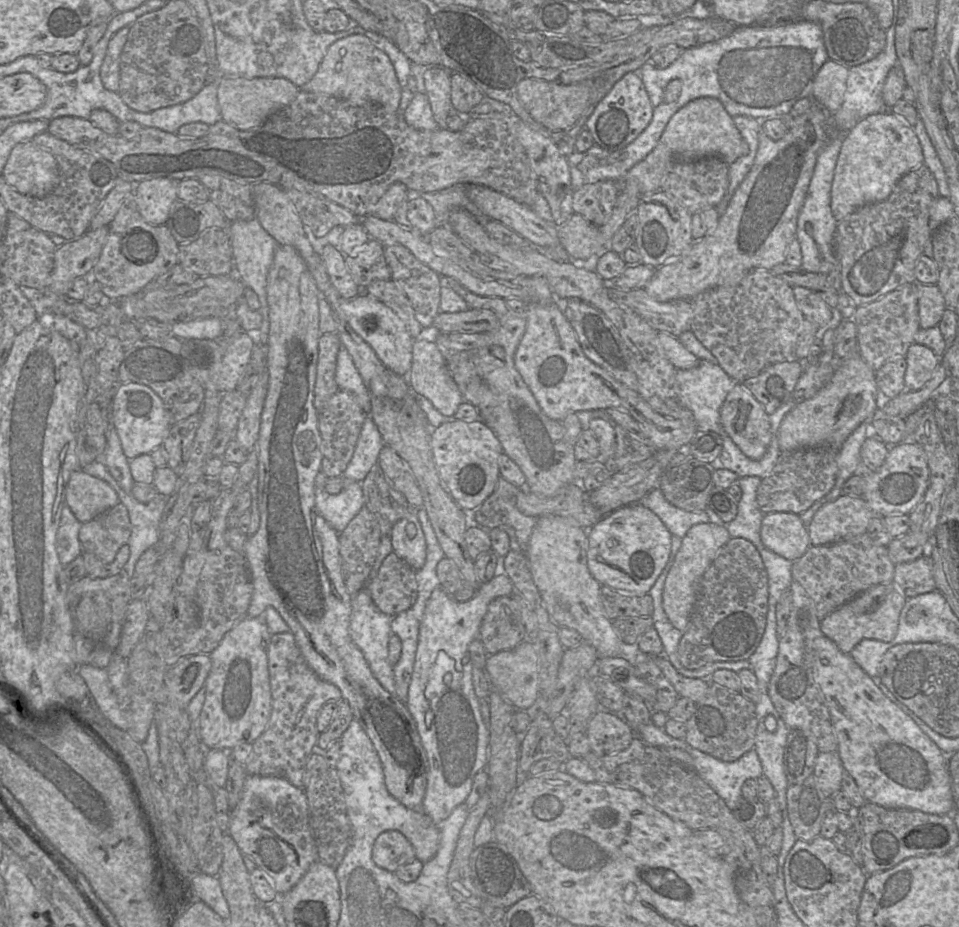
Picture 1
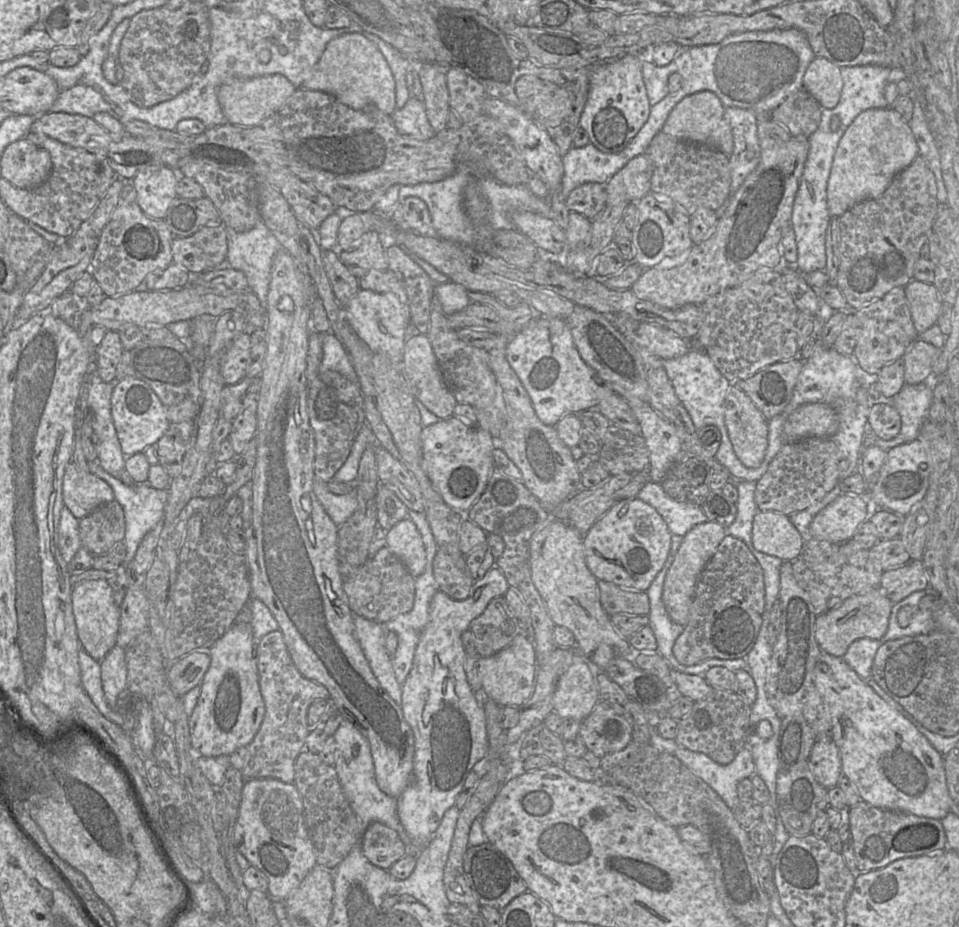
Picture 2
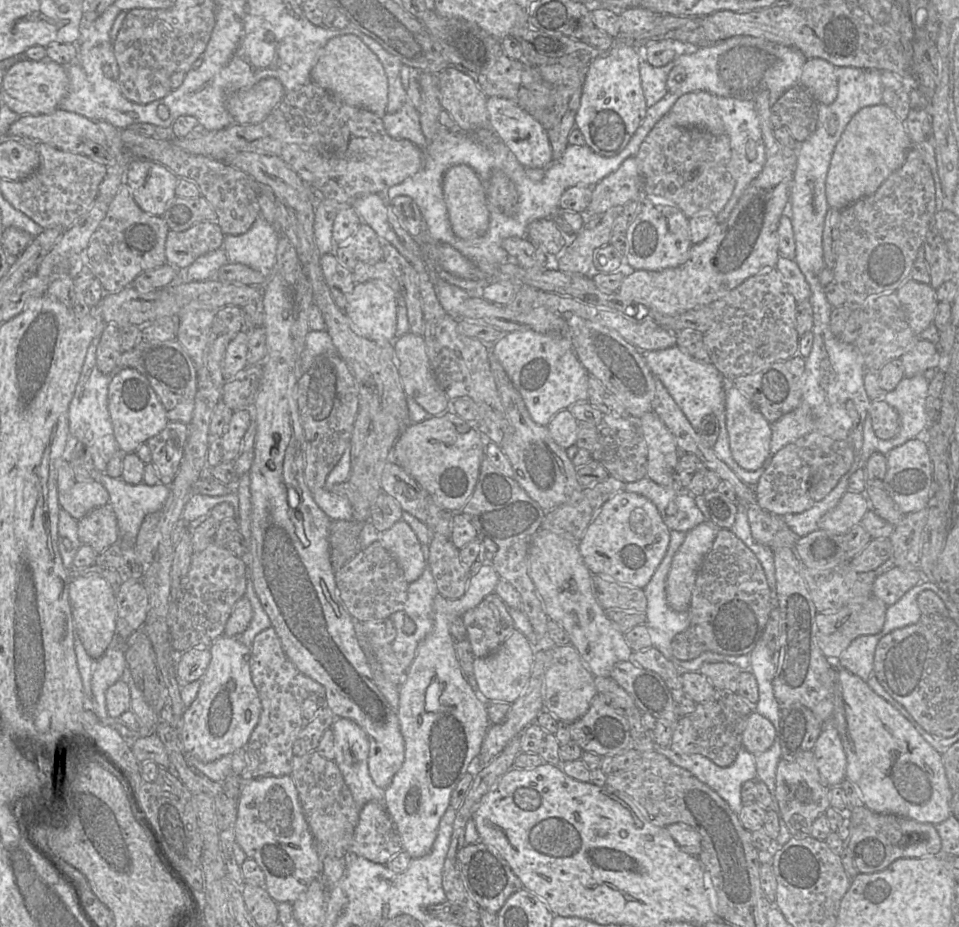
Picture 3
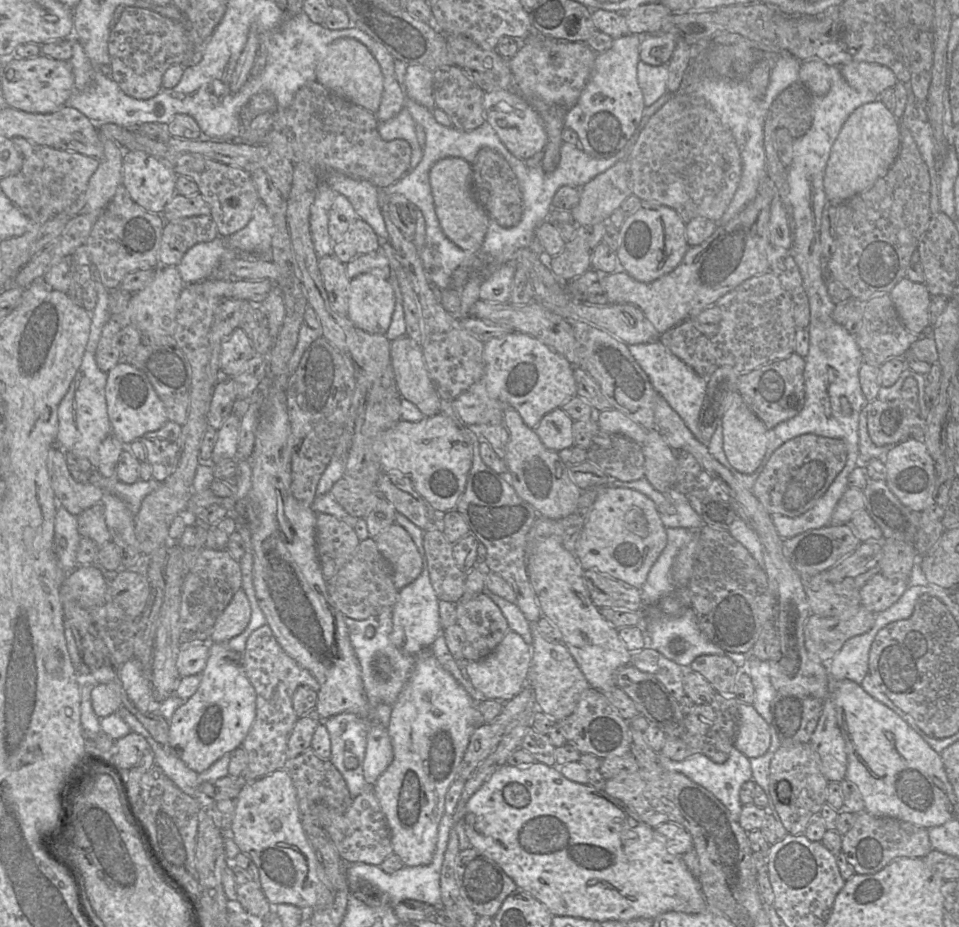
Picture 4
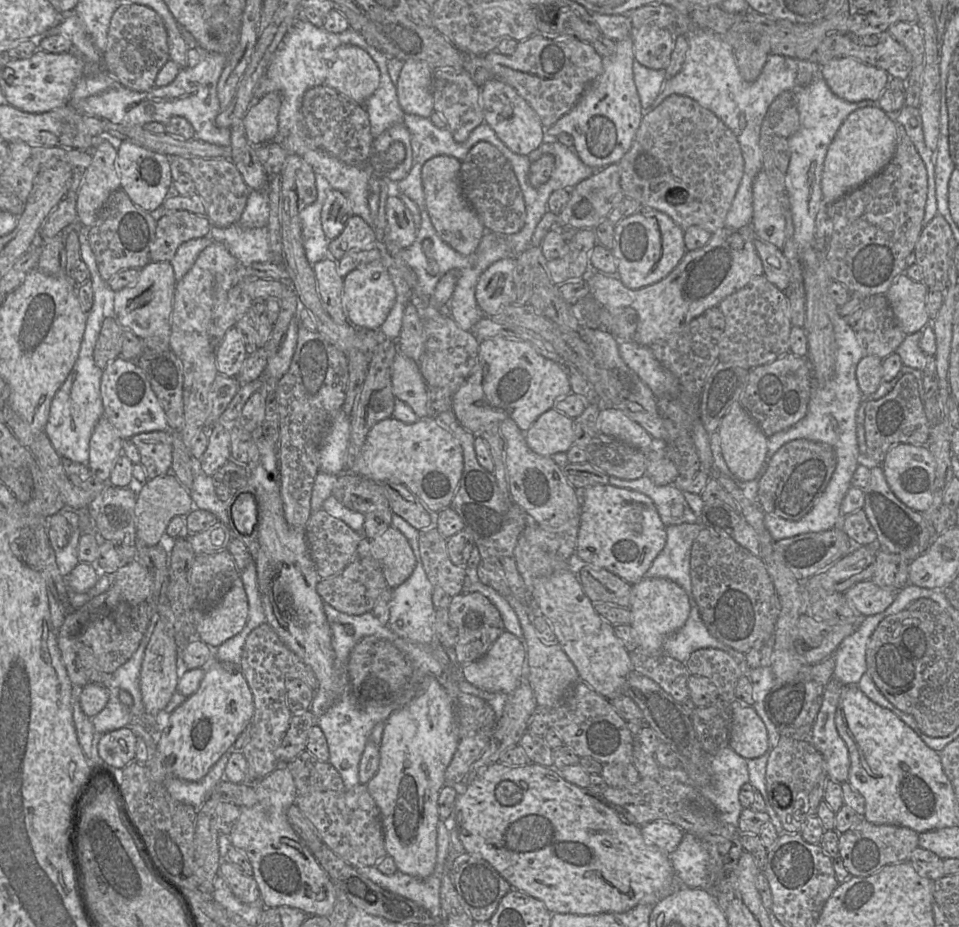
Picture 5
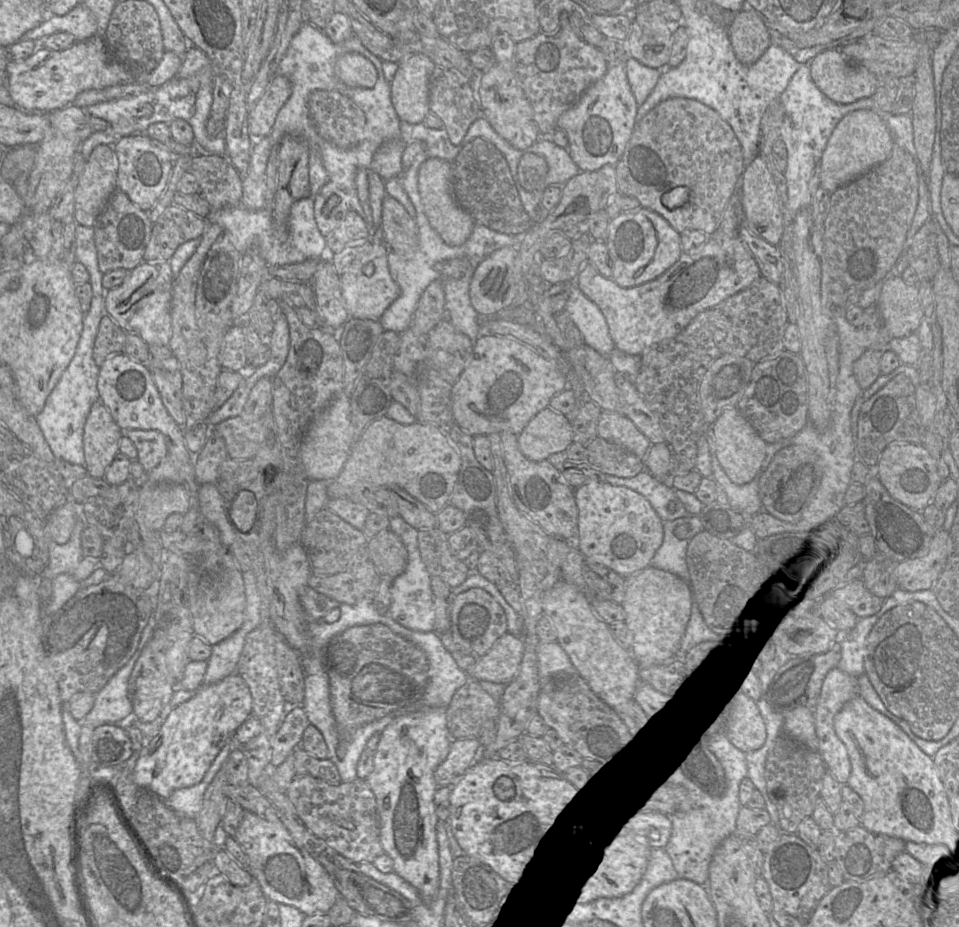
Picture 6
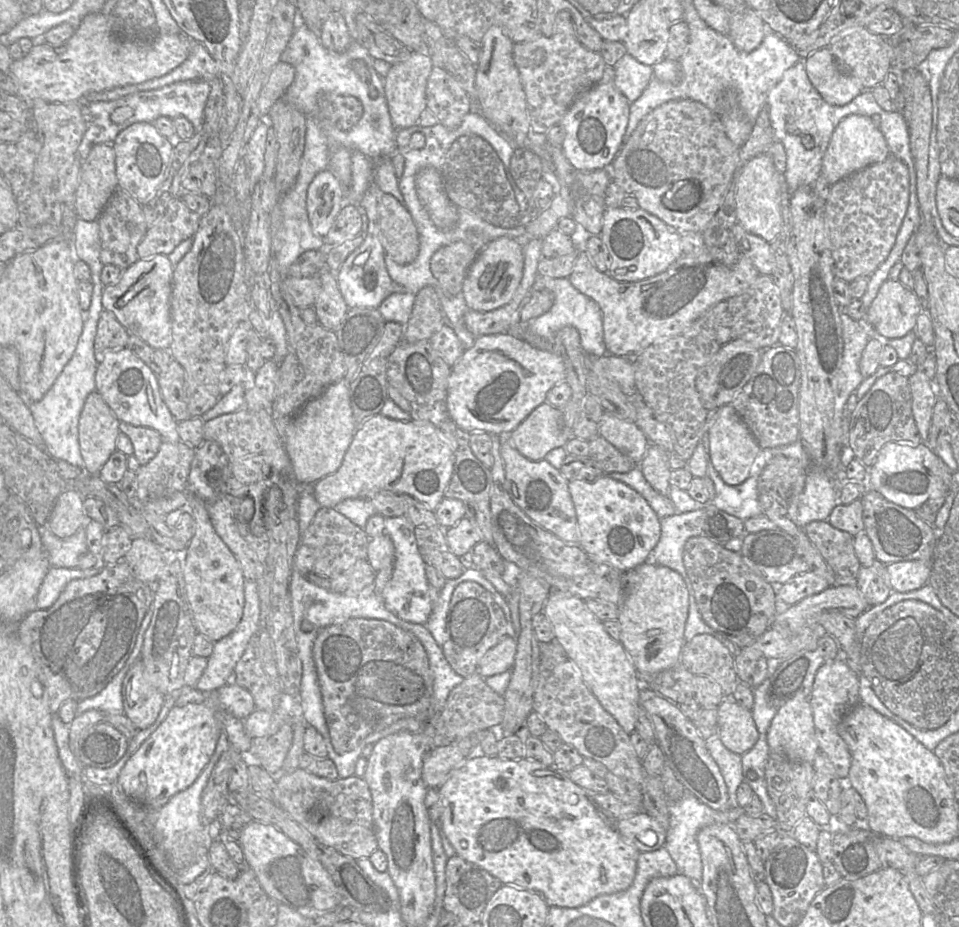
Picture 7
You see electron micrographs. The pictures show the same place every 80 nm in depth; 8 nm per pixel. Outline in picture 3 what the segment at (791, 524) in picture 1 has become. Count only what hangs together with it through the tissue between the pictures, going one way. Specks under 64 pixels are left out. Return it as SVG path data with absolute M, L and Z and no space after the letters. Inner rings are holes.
M758 504L747 505L748 521L753 539L772 550L794 549L801 538L785 523L783 516L763 510Z

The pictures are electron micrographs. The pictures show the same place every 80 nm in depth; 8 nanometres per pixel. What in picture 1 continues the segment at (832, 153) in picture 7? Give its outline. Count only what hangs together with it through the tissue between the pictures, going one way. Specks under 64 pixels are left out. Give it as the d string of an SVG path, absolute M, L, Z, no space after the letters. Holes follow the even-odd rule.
M892 112L868 115L845 135L841 145L831 188L834 218L839 222L864 205L887 199L901 177L922 164L922 148L911 126Z

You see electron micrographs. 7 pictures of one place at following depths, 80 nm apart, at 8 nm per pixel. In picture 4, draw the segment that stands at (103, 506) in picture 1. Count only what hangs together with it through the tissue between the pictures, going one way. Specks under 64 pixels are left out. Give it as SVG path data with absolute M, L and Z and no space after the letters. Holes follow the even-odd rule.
M53 445L48 453L47 467L59 507L79 516L89 507L100 503L105 491L100 487L74 480L66 457L57 445Z

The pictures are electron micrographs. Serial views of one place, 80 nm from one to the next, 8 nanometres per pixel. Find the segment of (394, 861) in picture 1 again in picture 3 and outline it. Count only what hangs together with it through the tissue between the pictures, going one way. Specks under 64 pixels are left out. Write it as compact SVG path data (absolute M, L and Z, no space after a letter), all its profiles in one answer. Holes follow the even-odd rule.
M371 801L359 810L349 853L386 865L402 851L395 825L383 805Z

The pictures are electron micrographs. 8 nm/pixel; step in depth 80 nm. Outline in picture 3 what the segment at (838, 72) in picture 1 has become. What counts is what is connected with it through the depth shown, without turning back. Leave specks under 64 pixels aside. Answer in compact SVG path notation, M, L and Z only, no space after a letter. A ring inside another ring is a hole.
M823 59L806 60L800 83L805 86L818 103L829 105L838 95L835 67Z

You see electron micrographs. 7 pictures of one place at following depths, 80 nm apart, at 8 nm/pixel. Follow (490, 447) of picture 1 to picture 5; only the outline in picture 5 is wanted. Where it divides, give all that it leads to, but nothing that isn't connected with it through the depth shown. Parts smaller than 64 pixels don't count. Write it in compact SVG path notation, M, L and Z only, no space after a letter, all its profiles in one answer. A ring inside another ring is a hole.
M390 417L377 422L368 432L357 463L350 473L376 482L406 486L429 511L451 506L463 472L463 449L458 440L430 417L405 423Z

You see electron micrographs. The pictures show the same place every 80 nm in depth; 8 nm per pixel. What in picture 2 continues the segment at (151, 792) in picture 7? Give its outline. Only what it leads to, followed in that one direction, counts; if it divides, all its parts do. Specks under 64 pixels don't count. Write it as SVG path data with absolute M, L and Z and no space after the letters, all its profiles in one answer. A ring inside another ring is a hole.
M235 623L210 648L211 663L188 720L191 744L197 755L230 755L239 747L247 746L259 730L265 704L259 687L256 644L250 623Z

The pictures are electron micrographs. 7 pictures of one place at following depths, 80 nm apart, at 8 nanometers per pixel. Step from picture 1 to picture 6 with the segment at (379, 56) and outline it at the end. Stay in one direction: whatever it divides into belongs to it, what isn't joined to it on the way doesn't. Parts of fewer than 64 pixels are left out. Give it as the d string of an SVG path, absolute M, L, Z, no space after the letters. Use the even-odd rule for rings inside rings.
M355 52L338 57L335 63L335 73L349 87L372 88L378 78L374 64Z

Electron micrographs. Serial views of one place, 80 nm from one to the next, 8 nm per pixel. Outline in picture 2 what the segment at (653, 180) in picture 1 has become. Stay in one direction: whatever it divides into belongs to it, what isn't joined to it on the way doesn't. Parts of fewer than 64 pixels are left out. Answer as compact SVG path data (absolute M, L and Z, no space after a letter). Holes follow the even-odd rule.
M701 91L683 98L670 112L662 131L674 138L716 148L728 157L734 149L734 139L729 122L724 117L725 107L711 91ZM647 154L631 159L605 183L607 205L616 205L622 201L637 203L651 193L652 174L653 164Z

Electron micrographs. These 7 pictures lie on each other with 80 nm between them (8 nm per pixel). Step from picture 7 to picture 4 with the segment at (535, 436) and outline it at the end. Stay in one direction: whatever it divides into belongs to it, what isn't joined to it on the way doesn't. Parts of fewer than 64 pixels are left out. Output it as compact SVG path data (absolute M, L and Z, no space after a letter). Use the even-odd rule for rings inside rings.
M555 408L542 417L534 430L548 449L560 451L575 445L573 423L562 408Z

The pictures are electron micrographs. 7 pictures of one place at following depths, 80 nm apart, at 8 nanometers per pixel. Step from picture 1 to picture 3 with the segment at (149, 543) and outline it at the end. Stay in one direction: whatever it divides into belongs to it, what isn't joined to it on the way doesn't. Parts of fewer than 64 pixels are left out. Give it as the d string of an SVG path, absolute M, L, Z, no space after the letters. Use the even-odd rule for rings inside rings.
M70 461L74 473L79 481L94 480L102 484L109 493L109 503L112 505L118 522L120 532L120 543L127 543L134 546L141 524L146 515L162 510L170 494L169 486L163 483L148 485L145 482L139 484L129 484L121 478L113 478L105 472L99 471L94 464L89 470L81 468L76 461Z

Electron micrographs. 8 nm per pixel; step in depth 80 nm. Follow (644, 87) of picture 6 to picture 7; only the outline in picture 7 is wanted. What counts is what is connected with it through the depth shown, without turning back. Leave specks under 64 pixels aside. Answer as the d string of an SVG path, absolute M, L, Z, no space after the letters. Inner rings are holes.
M625 54L612 68L612 78L618 90L632 103L638 99L653 78L653 69Z

